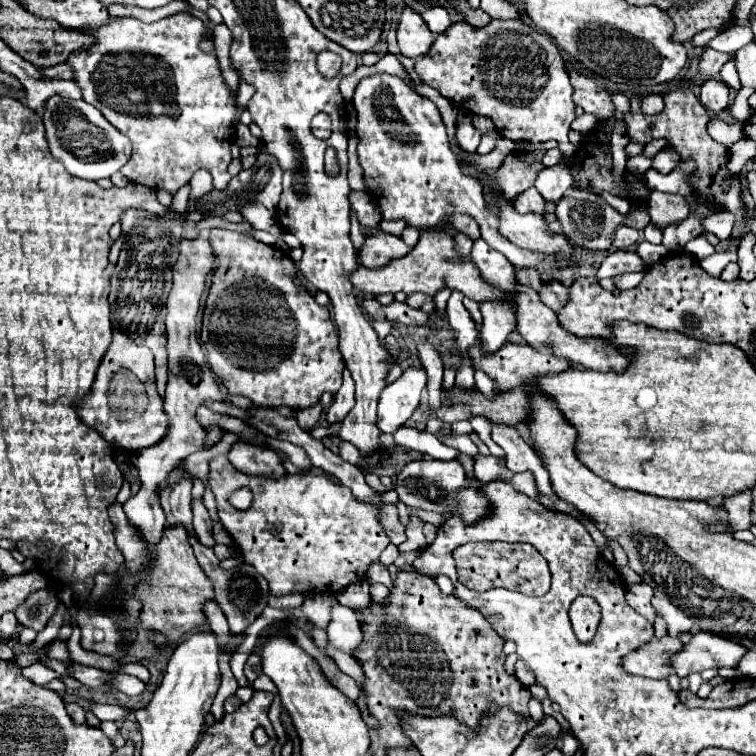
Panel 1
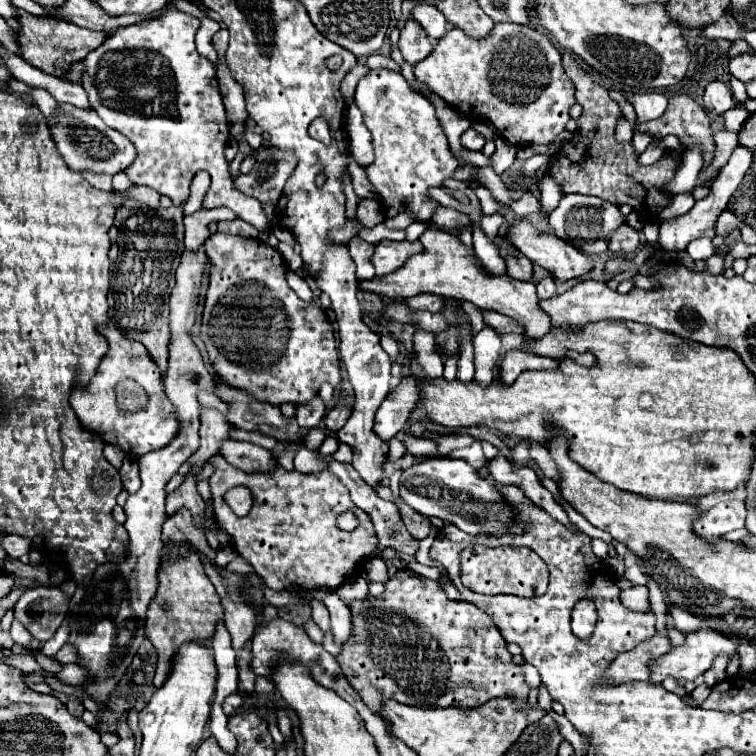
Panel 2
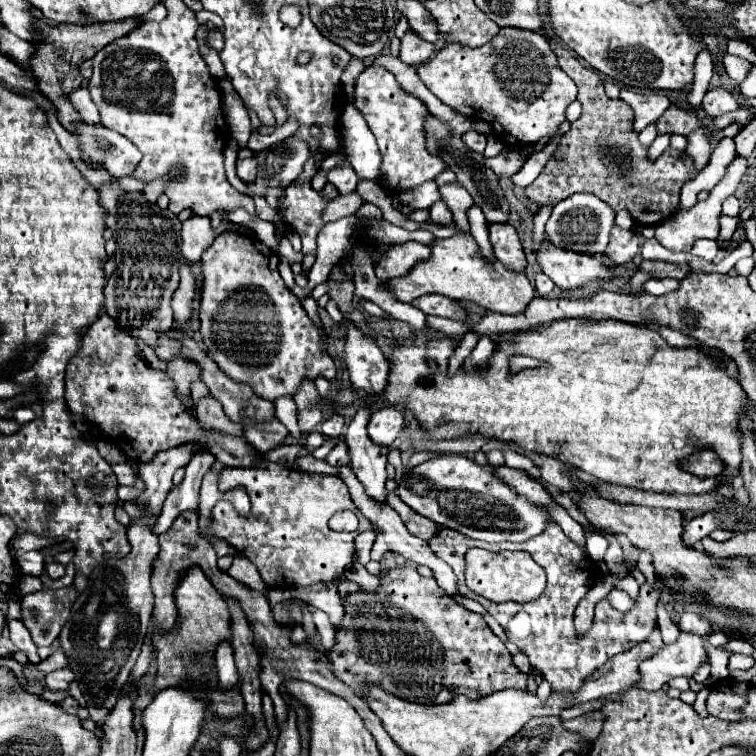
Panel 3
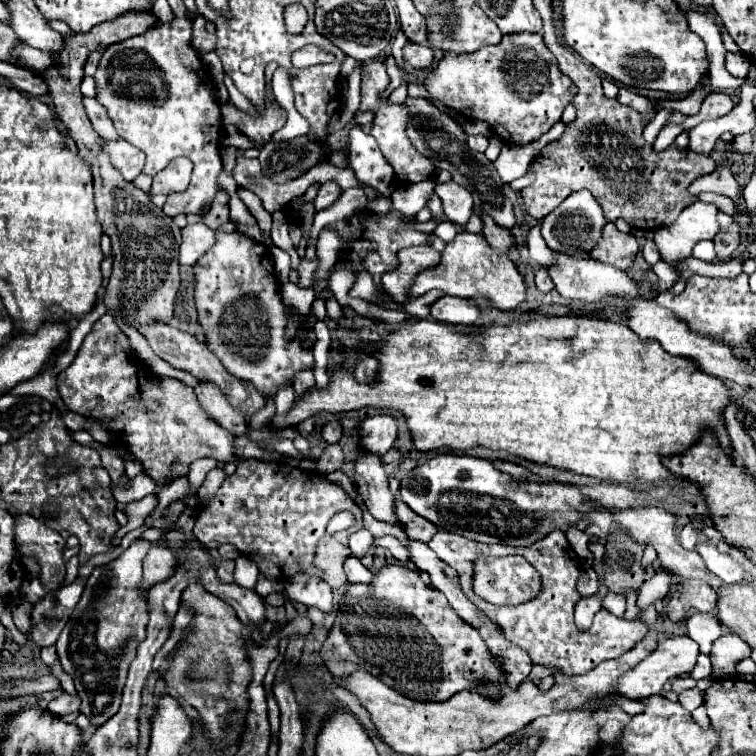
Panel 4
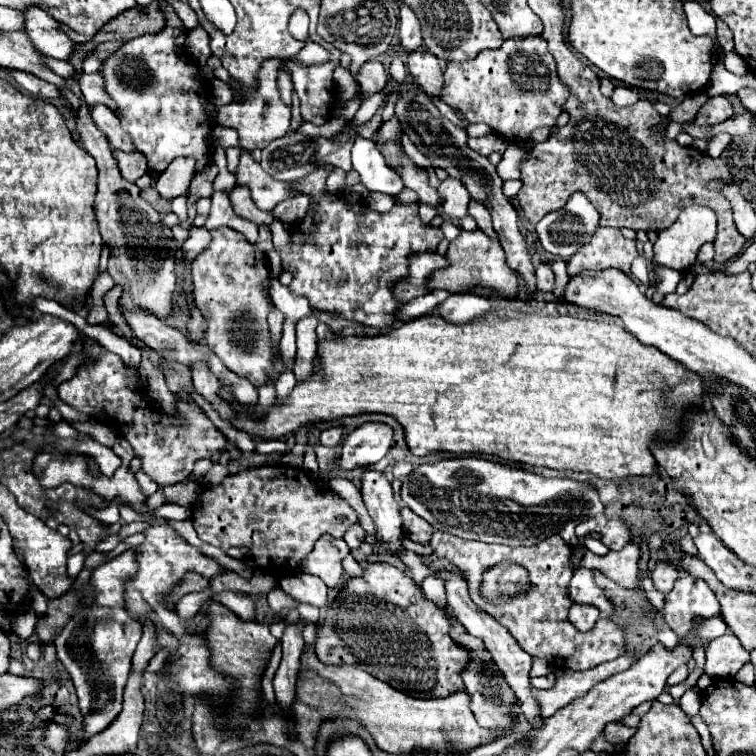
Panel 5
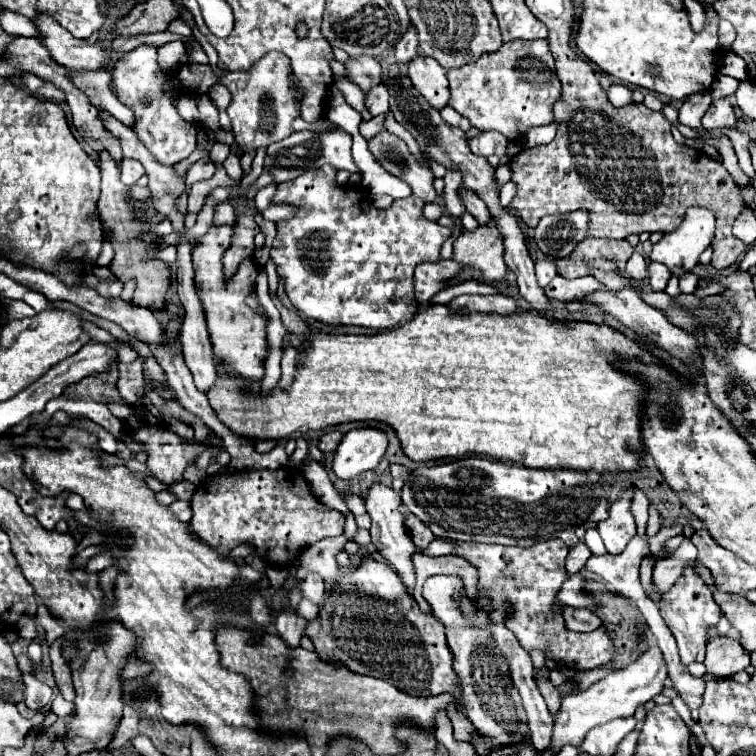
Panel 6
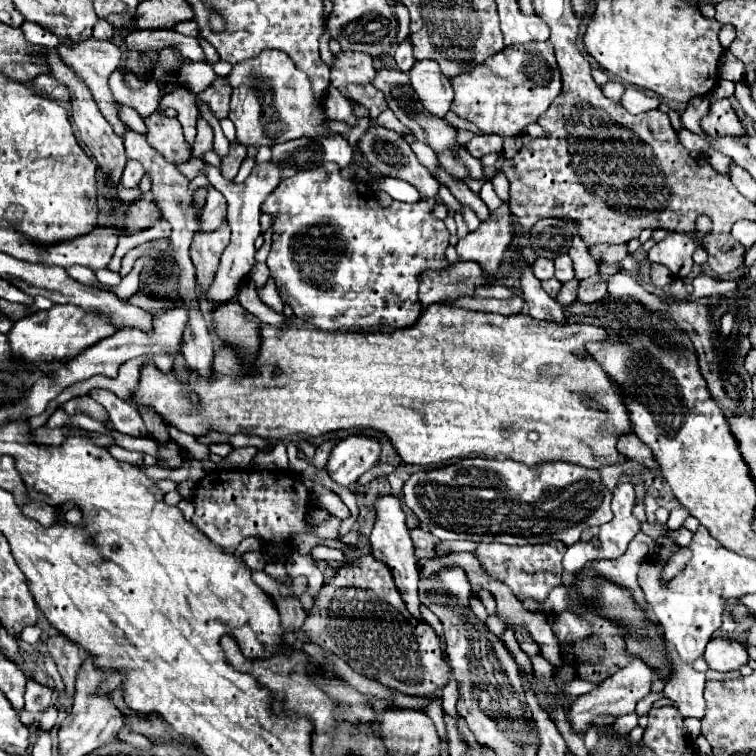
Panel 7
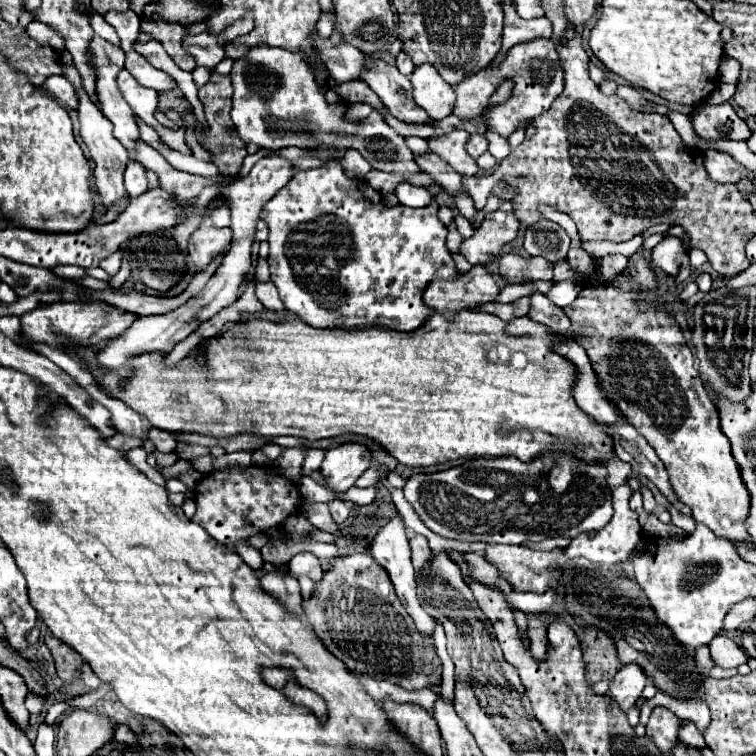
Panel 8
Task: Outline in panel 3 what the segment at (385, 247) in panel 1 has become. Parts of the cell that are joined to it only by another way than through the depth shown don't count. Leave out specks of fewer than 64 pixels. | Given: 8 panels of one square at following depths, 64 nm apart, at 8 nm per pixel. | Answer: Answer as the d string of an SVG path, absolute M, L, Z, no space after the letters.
M406 242L406 244L392 244L388 248L388 256L376 264L376 276L378 280L390 280L396 276L404 276L410 272L410 268L418 262L430 256L430 248L420 242Z

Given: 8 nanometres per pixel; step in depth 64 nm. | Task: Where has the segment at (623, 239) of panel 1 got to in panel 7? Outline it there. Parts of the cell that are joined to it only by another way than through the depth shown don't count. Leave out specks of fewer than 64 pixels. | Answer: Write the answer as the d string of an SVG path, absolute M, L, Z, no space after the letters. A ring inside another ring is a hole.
M594 244L588 248L588 252L596 262L622 264L622 260L628 256L628 246L626 244ZM568 254L558 256L558 258L554 260L554 264L556 264L556 278L558 278L560 282L568 282L568 280L576 278L576 270L574 270L572 258L570 258Z

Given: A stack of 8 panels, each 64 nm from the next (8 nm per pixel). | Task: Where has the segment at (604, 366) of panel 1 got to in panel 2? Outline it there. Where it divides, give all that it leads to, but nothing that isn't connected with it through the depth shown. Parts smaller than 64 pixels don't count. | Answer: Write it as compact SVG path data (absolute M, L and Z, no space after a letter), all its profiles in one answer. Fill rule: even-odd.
M428 228L420 236L420 242L424 250L418 252L416 256L410 256L404 268L396 268L396 272L390 272L388 276L374 276L372 280L360 280L358 286L362 290L370 290L390 298L410 298L410 296L428 292L428 294L438 294L454 300L468 300L468 302L474 302L478 308L494 310L520 320L520 324L524 324L526 340L540 340L552 330L552 322L548 320L548 314L540 312L534 284L520 282L510 276L494 278L486 274L480 262L476 260L474 250L466 248L454 234L446 230ZM566 352L566 358L574 360L580 366L588 366L588 368L596 366L596 358L590 356L590 352Z

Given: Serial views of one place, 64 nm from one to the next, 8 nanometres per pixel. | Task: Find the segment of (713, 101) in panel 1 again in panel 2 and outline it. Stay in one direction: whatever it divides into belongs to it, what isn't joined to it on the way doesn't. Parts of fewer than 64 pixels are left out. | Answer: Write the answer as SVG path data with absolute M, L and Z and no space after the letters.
M714 80L706 86L702 102L710 114L724 114L732 106L736 106L736 102L732 102L732 92L730 92L728 84L724 84L720 80Z

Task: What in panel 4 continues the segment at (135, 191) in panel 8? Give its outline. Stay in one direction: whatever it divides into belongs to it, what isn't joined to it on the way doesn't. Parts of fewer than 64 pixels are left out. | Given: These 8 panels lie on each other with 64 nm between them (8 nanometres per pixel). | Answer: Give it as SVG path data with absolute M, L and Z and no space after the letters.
M118 138L118 140L104 140L104 152L108 152L108 158L112 160L112 166L128 180L132 182L144 166L144 152L136 150L132 144L128 144L126 140Z

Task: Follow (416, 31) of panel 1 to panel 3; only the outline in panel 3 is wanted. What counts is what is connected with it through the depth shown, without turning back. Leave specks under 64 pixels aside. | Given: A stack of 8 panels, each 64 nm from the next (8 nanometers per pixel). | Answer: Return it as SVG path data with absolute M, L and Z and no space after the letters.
M408 30L402 36L402 44L400 44L400 60L408 66L418 66L426 60L430 60L434 56L434 44L420 40L420 36L416 36L412 30Z

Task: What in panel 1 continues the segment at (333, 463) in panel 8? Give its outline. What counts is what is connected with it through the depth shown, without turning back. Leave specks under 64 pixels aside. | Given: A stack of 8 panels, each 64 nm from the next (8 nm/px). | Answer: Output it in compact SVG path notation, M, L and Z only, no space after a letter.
M410 366L404 374L388 384L378 400L378 428L382 432L394 432L398 426L414 414L420 404L422 390L426 388L426 370L422 366Z

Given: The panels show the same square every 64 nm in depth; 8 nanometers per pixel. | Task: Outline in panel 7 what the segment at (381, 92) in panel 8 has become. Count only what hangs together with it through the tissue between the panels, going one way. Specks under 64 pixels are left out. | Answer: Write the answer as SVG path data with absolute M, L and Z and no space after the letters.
M380 68L372 84L384 92L390 110L396 114L396 118L398 118L406 128L410 128L410 132L412 132L414 138L418 138L420 142L426 142L436 154L440 154L440 152L452 152L454 158L456 158L460 164L466 166L468 176L470 176L472 180L482 180L482 178L486 178L486 168L482 166L482 160L480 160L480 158L474 158L474 156L466 150L466 146L458 144L458 140L456 140L458 130L452 128L444 118L432 116L432 114L420 104L420 100L416 100L416 94L408 94L408 90L410 90L410 88L408 88L408 86L410 86L410 80L408 80L408 74L406 74L406 72L396 70L396 68Z

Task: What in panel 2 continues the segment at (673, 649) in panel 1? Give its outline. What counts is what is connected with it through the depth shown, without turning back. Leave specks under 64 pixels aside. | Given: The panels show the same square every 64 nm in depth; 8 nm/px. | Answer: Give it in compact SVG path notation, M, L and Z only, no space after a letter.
M654 636L650 640L644 640L642 644L638 644L634 650L620 654L610 670L606 672L606 676L612 682L630 682L630 680L648 680L648 676L652 676L648 664L652 660L656 660L656 656L664 656L664 652L668 652L668 648L672 648L670 640L664 636Z

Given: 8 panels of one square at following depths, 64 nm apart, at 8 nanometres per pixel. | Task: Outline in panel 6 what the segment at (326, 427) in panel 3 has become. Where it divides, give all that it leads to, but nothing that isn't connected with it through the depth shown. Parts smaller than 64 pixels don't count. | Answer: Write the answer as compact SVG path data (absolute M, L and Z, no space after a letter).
M332 430L332 432L328 432L328 434L324 434L324 436L320 438L320 444L318 444L318 448L320 448L322 452L326 452L326 454L332 454L332 452L338 448L340 440L342 440L342 432L338 432L338 430Z

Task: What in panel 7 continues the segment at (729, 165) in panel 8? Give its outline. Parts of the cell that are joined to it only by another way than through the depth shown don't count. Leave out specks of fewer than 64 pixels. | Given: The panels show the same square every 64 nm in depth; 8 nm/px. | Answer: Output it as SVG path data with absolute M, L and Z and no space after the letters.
M708 150L708 162L714 166L714 170L718 172L728 172L728 164L730 164L730 158L718 150Z

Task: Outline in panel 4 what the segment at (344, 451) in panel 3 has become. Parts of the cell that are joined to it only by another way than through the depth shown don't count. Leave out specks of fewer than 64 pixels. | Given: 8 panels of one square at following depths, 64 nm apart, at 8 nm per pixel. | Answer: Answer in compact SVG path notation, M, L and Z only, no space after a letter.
M330 444L324 454L318 458L318 472L324 474L324 472L332 472L332 470L338 470L342 468L344 464L344 450L340 444Z

